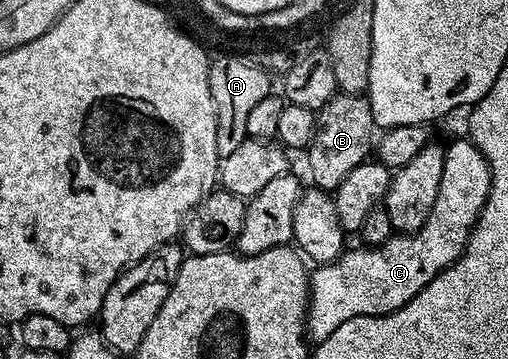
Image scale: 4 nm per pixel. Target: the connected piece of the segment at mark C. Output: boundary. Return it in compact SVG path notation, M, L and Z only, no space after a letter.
M445 160L440 189L428 220L414 234L393 234L380 246L347 248L335 262L313 267L306 333L311 343L328 340L340 324L356 316L380 316L398 311L415 298L444 268L457 262L469 242L491 188L491 166Z

